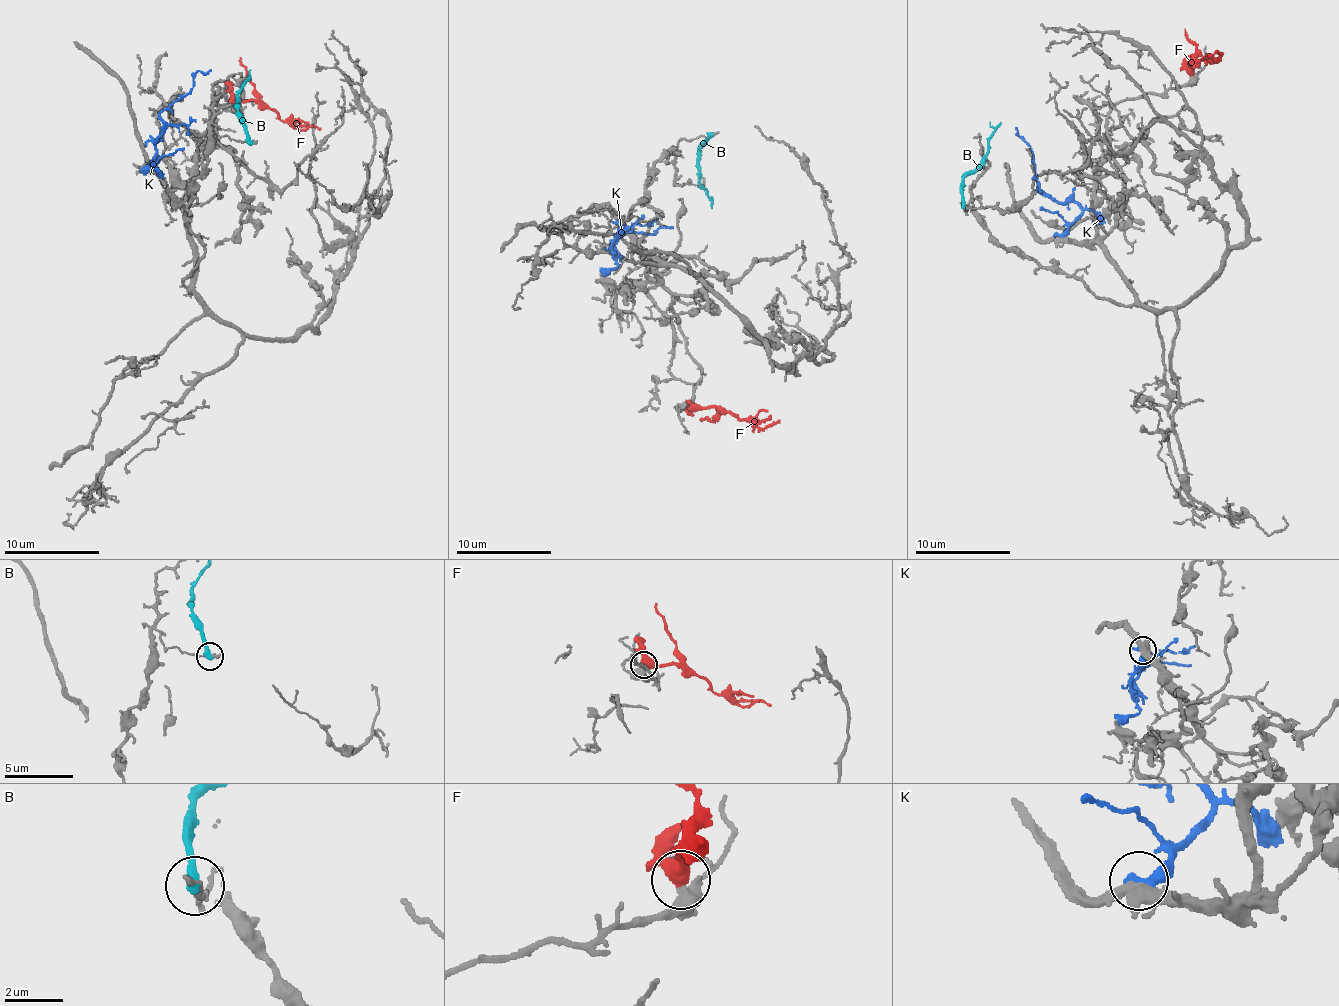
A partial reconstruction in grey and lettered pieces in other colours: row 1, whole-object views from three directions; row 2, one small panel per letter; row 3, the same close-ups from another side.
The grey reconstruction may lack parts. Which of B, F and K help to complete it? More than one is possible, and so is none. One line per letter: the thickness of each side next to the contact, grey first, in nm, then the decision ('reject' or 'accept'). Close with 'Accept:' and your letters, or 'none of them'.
B: 180 nm thick on the grey side, 400 nm on the other; reject
F: 360 nm thick on the grey side, 480 nm on the other; reject
K: 360 nm thick on the grey side, 440 nm on the other; reject
Accept: none of them

